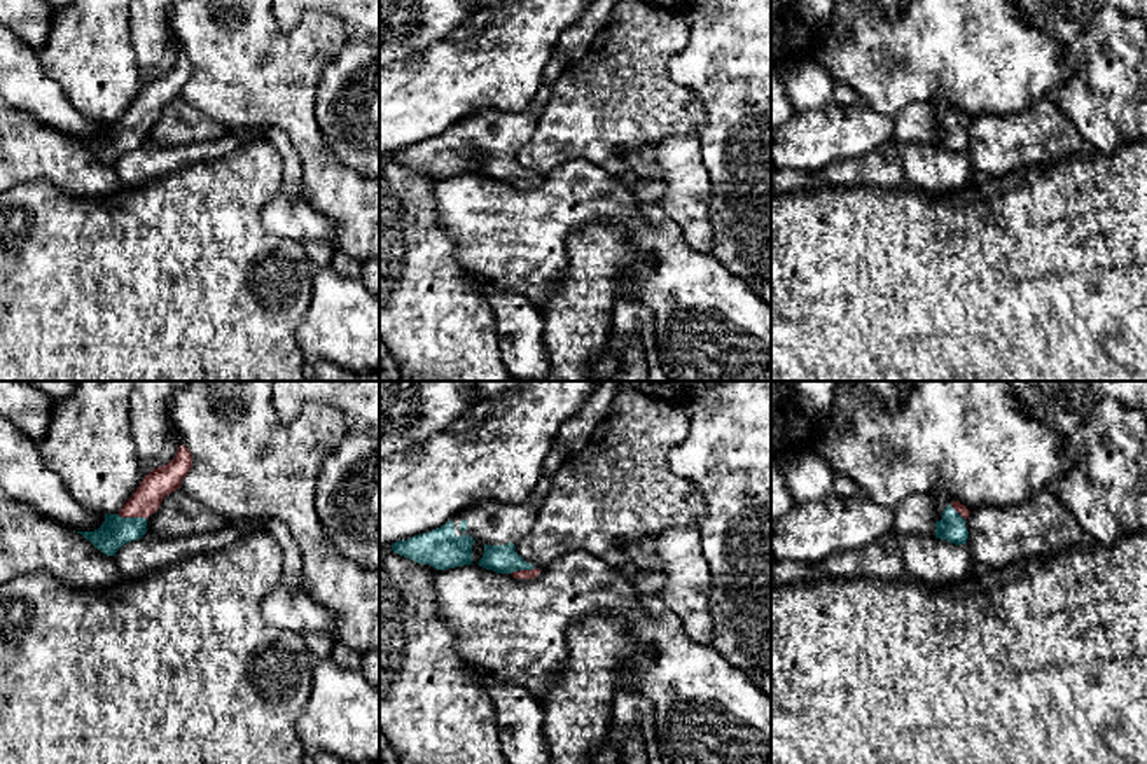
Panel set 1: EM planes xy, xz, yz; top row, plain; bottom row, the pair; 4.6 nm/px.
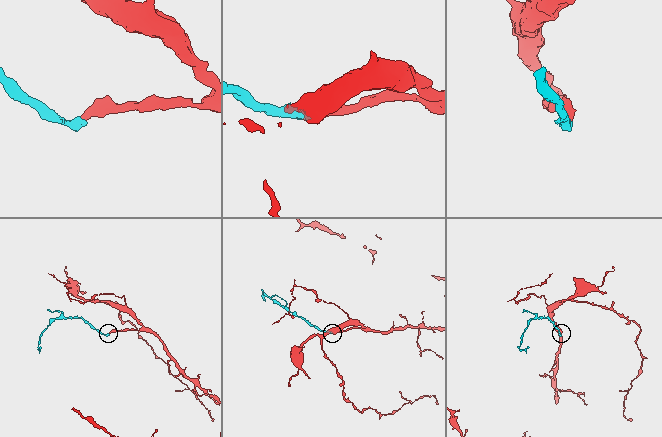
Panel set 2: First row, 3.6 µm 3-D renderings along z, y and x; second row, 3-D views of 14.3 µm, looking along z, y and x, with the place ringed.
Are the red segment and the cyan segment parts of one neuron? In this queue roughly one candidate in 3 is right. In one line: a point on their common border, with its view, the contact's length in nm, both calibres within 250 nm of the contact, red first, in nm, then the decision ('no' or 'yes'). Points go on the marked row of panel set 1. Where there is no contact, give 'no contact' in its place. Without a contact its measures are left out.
xy (132, 516) | 130 nm | 140/140 nm | yes

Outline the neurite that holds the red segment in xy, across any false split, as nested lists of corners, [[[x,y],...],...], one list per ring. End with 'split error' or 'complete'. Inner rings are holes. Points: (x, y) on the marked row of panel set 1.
[[[182,444],[175,458],[149,472],[119,514],[105,514],[103,524],[94,531],[77,531],[107,556],[128,542],[142,538],[147,531],[147,517],[154,514],[163,498],[180,488],[192,467],[192,455]]]; split error

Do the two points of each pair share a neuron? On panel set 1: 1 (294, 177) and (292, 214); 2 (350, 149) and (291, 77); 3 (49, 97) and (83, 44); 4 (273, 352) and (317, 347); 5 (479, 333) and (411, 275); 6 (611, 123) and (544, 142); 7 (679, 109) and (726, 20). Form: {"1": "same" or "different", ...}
{"1": "same", "2": "different", "3": "different", "4": "different", "5": "same", "6": "same", "7": "different"}

